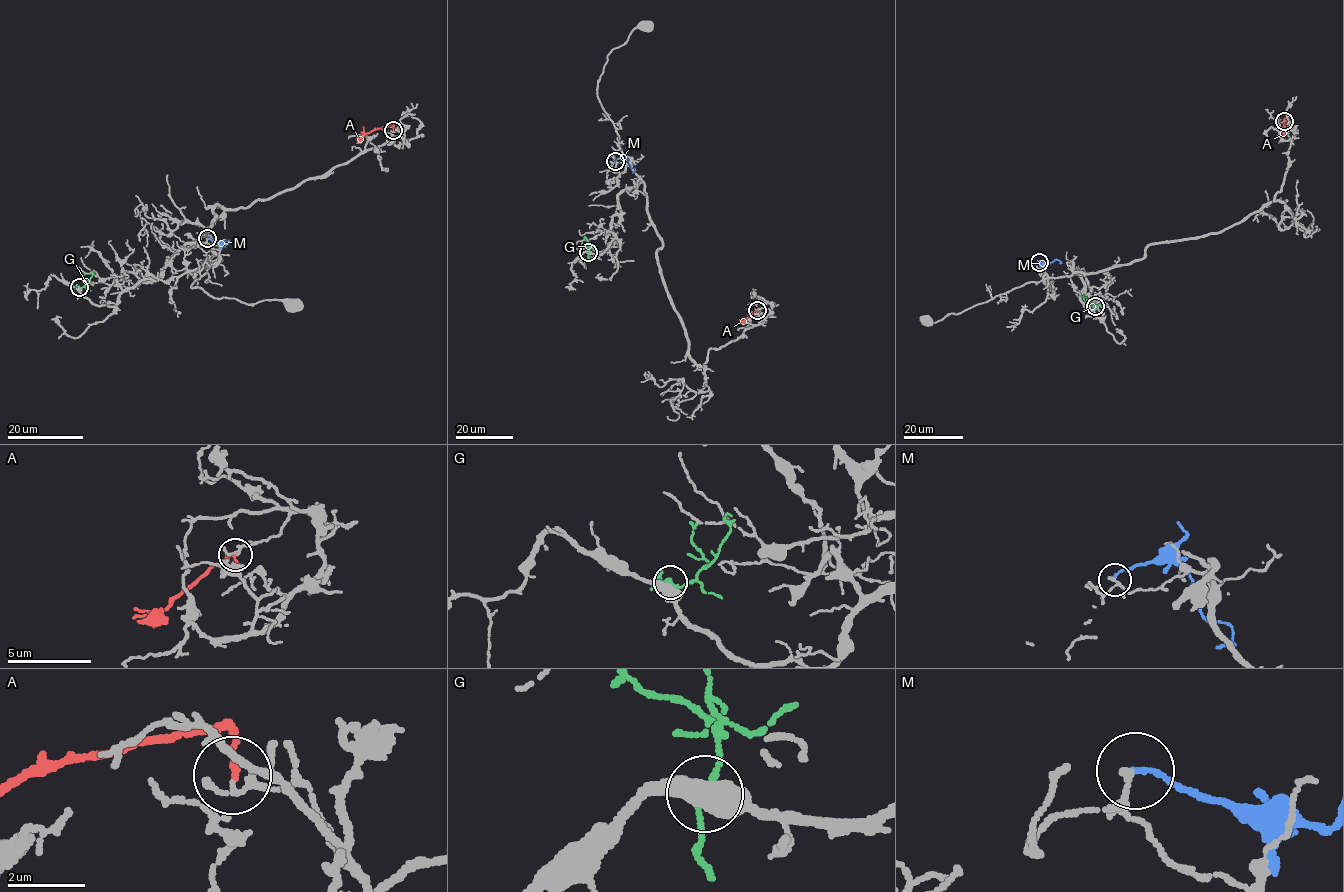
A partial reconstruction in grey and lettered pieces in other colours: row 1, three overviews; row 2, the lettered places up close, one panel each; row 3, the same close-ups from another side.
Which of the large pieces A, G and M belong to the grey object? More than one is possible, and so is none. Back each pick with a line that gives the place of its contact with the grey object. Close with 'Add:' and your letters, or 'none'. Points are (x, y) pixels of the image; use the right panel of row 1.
Add: none

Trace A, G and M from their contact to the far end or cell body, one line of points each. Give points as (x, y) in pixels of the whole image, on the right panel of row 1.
A: (1284, 121), (1284, 136)
G: (1095, 306), (1087, 303), (1083, 297), (1085, 294)
M: (1040, 262), (1045, 264), (1056, 259), (1059, 263)

